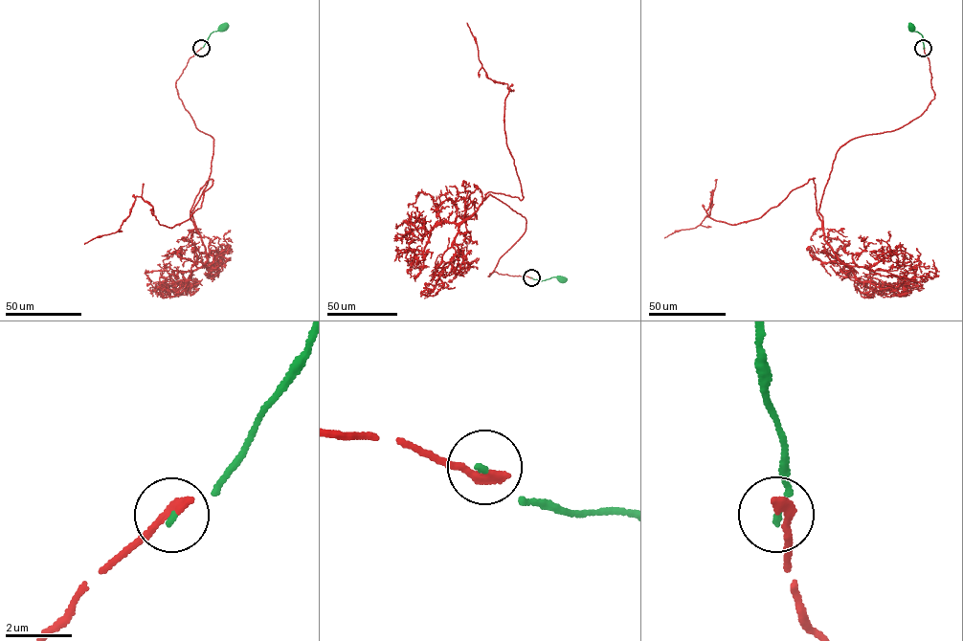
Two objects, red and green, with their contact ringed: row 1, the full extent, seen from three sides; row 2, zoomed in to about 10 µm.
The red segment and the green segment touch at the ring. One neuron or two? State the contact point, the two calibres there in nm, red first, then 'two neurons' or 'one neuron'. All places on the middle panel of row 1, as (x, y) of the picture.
(531, 277) | 320/120 nm | two neurons

